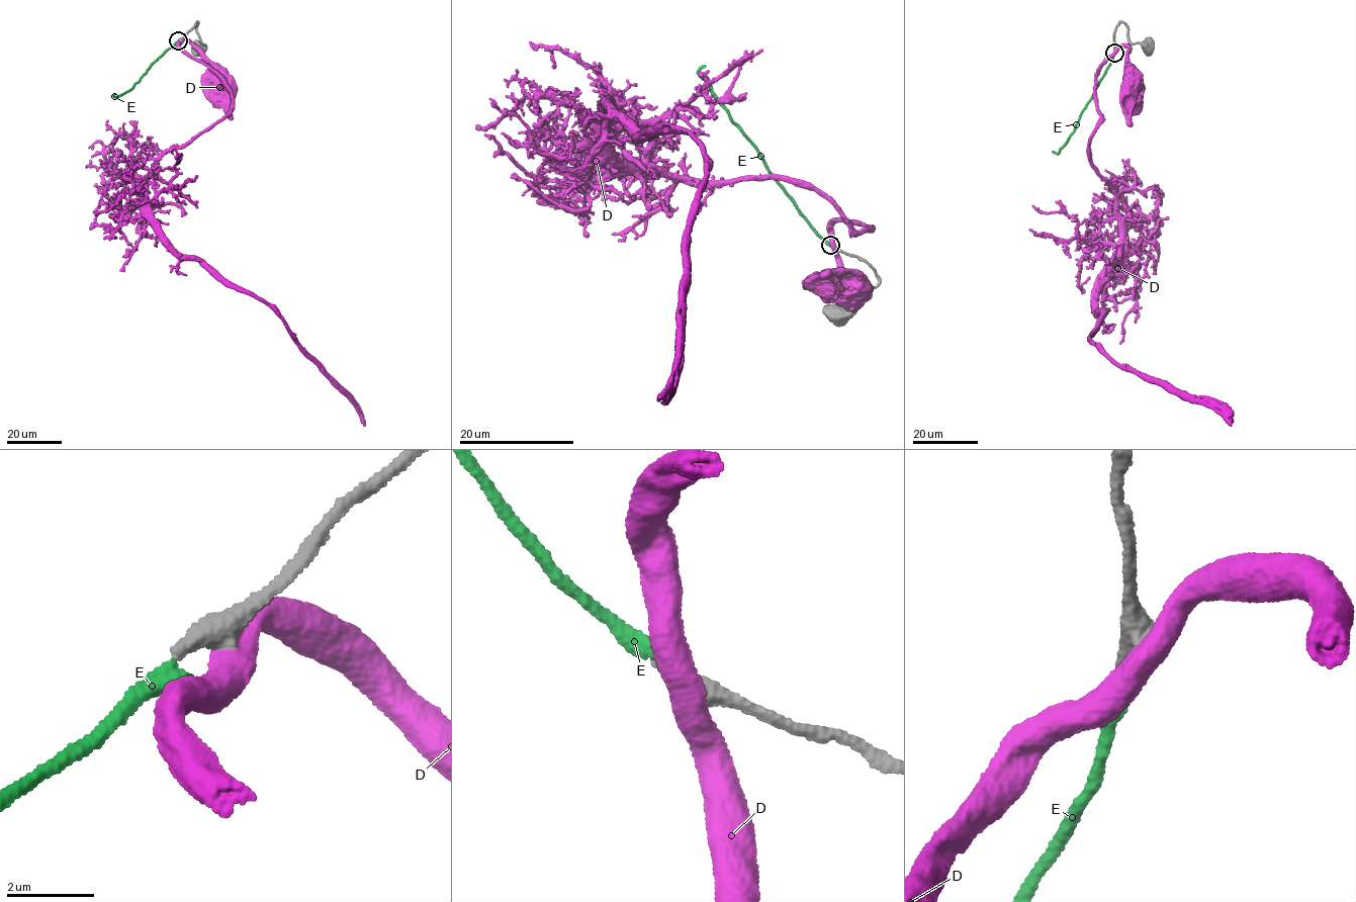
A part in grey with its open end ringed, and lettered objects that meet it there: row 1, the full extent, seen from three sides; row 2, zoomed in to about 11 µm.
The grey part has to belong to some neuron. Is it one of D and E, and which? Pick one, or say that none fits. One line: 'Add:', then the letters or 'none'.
Add: none

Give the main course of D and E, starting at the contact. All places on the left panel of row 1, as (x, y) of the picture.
D: (181, 39), (218, 76), (232, 109), (157, 163), (146, 185), (150, 223), (178, 253), (273, 307), (364, 425)
E: (178, 40), (130, 89), (115, 97), (115, 94)

